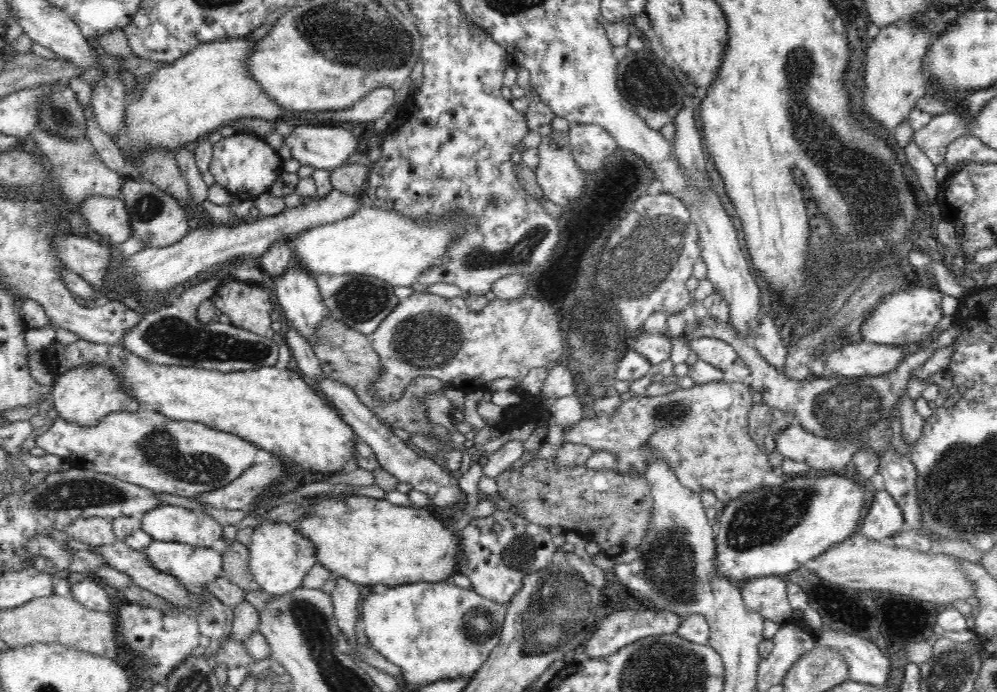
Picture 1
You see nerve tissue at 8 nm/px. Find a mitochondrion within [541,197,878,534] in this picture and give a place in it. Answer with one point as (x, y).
(658, 242)

